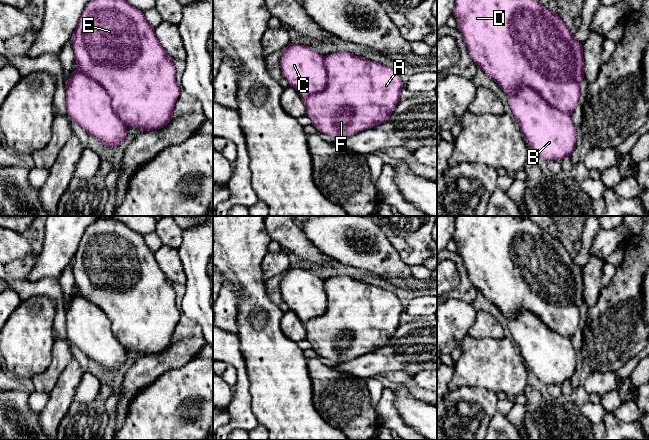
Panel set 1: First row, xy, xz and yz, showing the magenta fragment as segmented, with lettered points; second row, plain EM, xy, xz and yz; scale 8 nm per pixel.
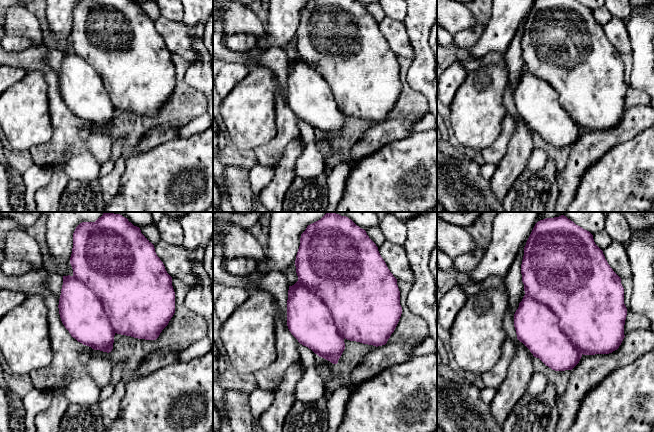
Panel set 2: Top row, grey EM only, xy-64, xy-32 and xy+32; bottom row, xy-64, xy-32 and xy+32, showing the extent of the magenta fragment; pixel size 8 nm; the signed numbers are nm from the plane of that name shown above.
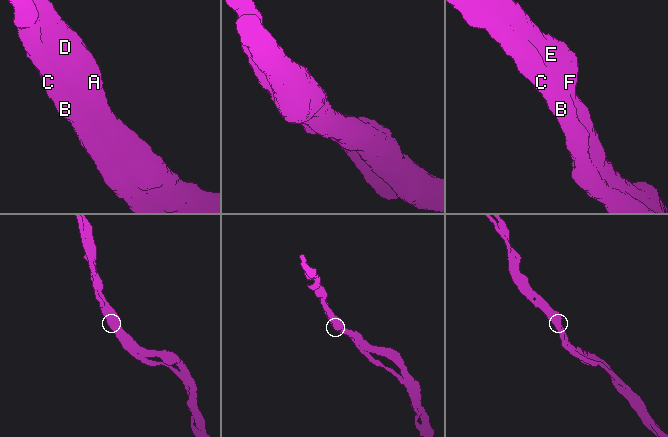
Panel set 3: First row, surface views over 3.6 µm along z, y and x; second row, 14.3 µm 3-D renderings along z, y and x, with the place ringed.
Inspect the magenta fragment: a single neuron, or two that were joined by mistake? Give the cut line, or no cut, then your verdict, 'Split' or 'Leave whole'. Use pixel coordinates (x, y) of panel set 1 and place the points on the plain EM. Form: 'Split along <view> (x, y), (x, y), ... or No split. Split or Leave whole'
No split. Leave whole

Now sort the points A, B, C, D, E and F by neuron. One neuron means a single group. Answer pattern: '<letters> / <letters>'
A B C D E F

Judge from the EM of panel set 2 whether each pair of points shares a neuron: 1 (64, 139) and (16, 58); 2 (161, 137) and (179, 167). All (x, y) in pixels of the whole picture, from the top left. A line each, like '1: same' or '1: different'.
1: same
2: different

